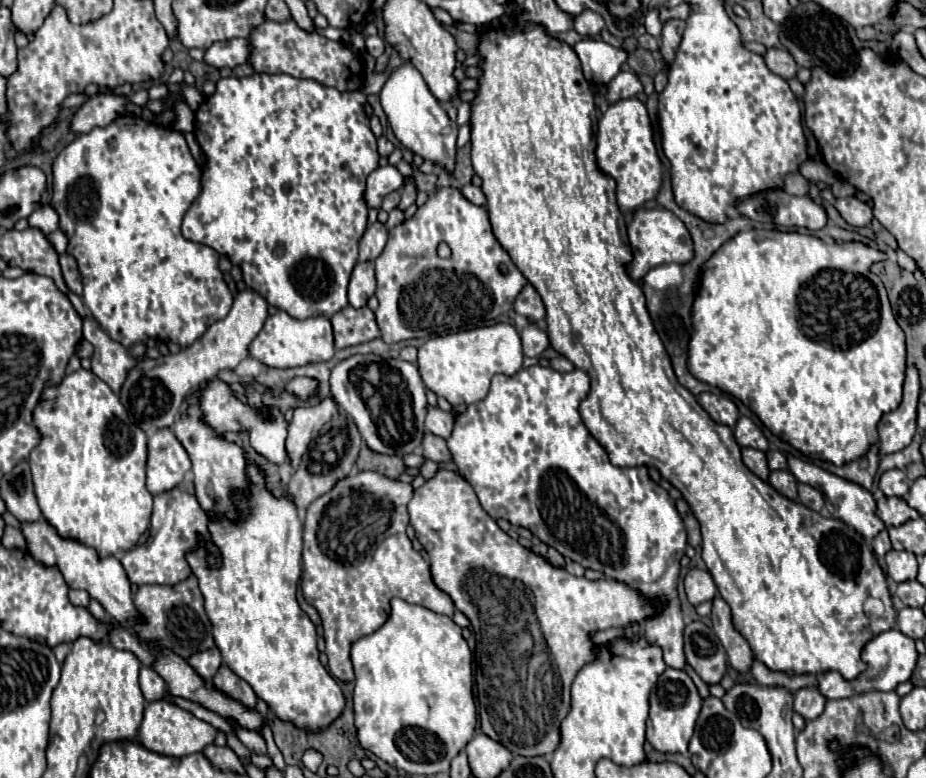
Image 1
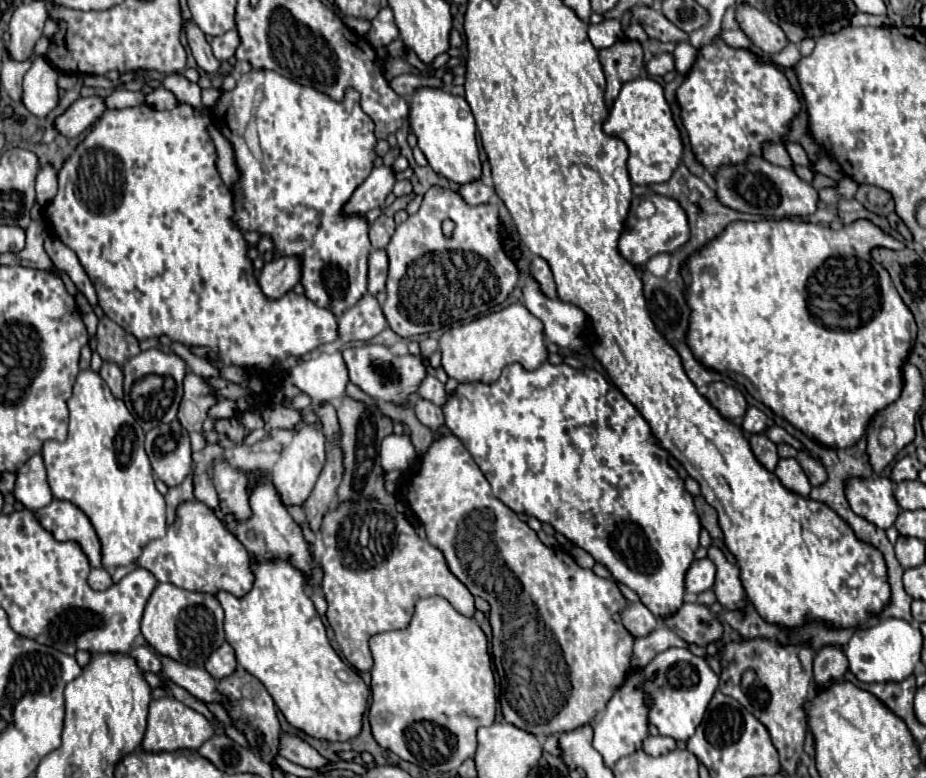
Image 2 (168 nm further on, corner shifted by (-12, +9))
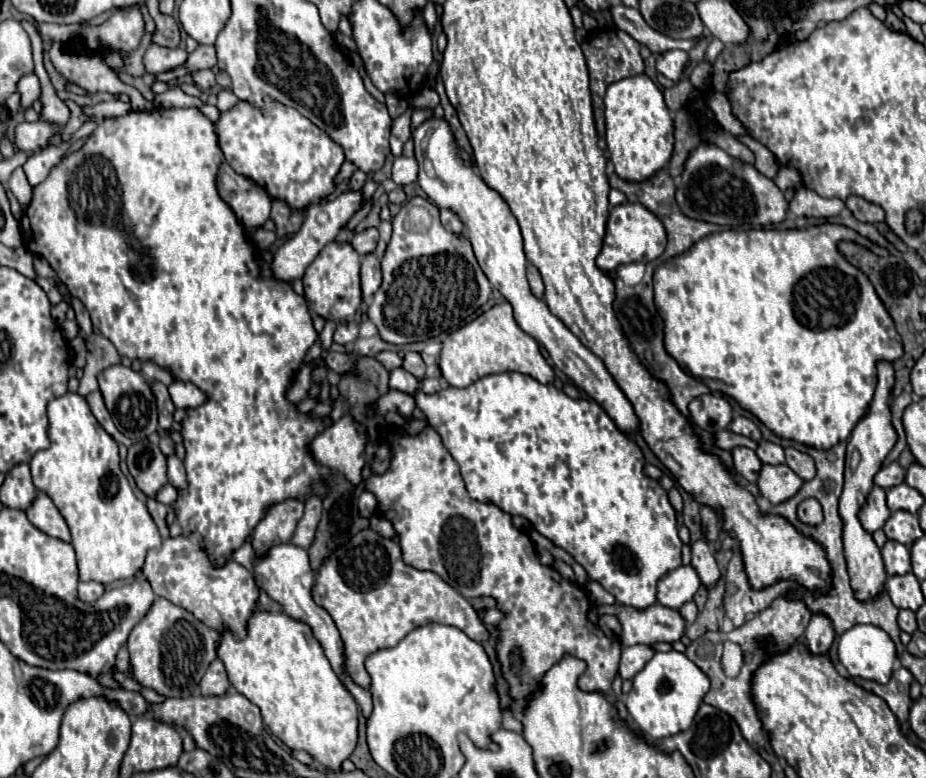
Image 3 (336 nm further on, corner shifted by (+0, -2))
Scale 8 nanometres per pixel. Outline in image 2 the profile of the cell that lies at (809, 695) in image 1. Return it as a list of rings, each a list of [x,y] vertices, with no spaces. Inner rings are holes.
[[[823,645],[815,653],[813,663],[813,683],[815,685],[829,685],[833,681],[841,681],[847,671],[847,657],[839,645]]]

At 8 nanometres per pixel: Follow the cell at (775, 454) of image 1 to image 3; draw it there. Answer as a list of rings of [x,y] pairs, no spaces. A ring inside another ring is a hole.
[[[761,440],[759,442],[759,448],[757,448],[757,456],[763,464],[785,464],[785,454],[783,454],[783,448],[773,444],[773,442],[767,442],[767,440]]]

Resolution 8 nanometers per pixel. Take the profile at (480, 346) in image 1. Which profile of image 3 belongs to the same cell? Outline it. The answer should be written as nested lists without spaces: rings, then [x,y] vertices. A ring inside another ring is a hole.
[[[509,302],[493,306],[473,322],[451,332],[443,339],[442,344],[438,365],[443,378],[449,382],[449,386],[455,388],[467,388],[481,376],[497,372],[521,372],[539,380],[541,384],[549,384],[555,378],[553,368],[541,356],[539,344],[517,326]]]

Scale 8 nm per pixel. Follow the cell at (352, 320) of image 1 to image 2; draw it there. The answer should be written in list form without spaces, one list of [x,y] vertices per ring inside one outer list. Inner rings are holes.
[[[373,295],[361,297],[357,305],[347,309],[339,319],[339,339],[371,339],[387,327],[381,305]]]

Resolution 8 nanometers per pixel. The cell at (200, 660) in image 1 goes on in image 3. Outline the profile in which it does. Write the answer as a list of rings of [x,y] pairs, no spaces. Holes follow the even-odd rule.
[[[217,658],[213,660],[213,664],[209,664],[205,676],[201,678],[199,682],[201,686],[201,692],[205,696],[219,696],[219,694],[225,694],[227,692],[227,674],[225,674],[225,668],[223,668],[223,662]]]

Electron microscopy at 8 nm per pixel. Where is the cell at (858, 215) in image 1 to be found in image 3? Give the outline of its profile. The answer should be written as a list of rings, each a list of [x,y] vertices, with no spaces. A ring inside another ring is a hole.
[[[849,196],[845,204],[859,222],[877,224],[877,222],[883,222],[883,218],[885,218],[885,212],[883,212],[881,206],[871,204],[871,202],[867,202],[867,200],[859,198],[859,196]]]

